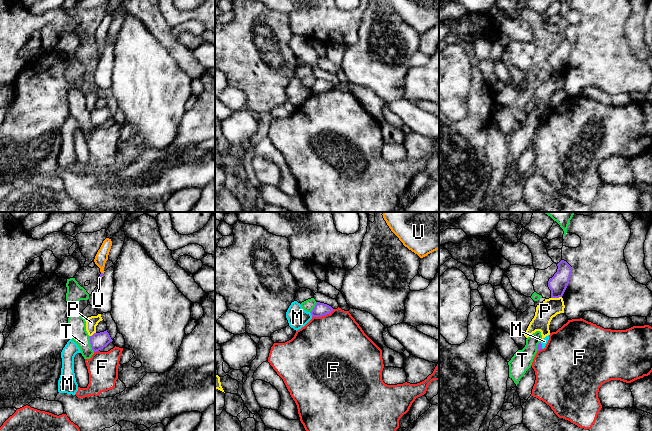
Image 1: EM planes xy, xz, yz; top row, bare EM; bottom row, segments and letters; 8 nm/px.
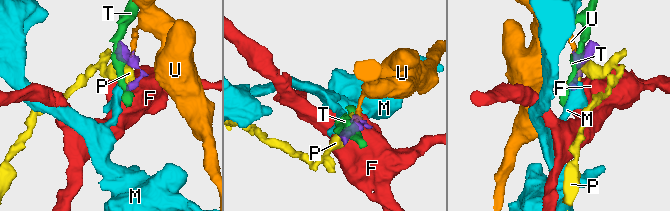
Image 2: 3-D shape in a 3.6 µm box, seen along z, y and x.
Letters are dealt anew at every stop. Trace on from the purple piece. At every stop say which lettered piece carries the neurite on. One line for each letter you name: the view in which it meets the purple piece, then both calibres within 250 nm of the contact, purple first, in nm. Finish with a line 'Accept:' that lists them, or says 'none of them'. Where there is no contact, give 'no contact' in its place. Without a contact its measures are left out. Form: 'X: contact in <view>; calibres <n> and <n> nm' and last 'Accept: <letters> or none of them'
U: contact in xy; calibres 20 and 30 nm
Accept: U

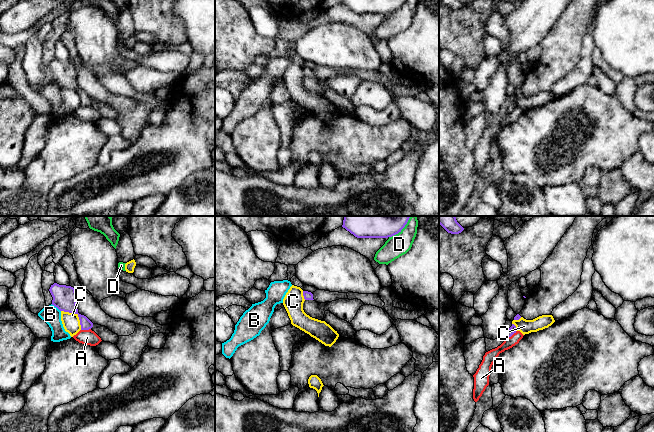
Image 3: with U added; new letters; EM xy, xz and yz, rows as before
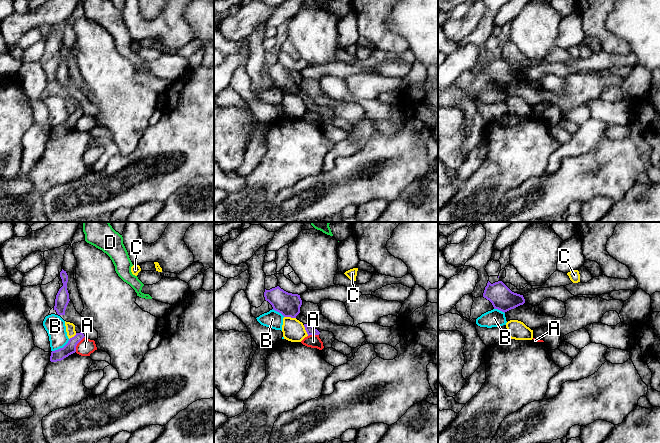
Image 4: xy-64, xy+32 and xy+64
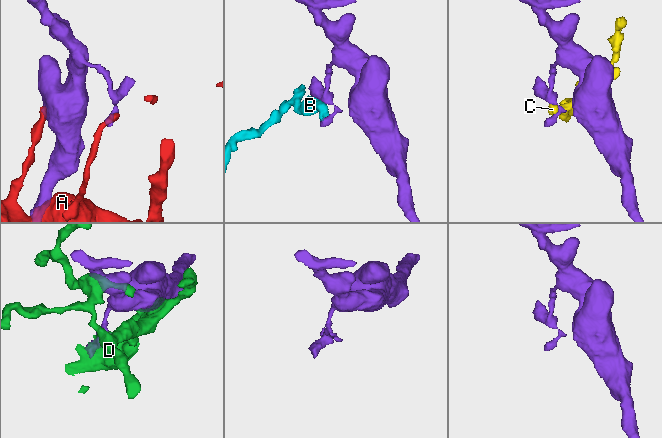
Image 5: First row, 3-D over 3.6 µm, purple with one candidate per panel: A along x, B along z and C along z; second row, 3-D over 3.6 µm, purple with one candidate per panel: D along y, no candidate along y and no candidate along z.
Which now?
Accept: none of them

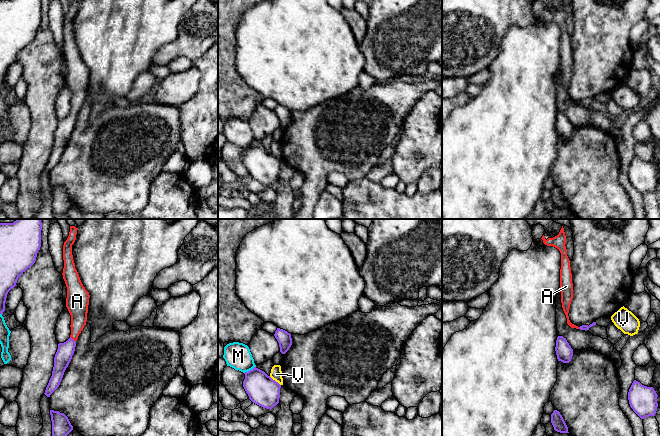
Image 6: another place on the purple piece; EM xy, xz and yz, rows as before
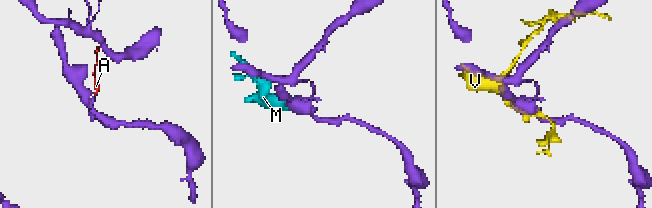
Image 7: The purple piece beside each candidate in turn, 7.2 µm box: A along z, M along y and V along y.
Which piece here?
A: contact in xy; calibres 140 and 160 nm
Accept: A

